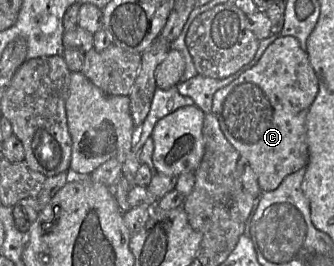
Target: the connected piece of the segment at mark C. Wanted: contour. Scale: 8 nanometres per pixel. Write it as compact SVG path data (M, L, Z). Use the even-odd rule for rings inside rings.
M279 36L256 65L215 92L211 113L217 118L221 131L239 152L240 157L249 162L257 176L261 192L276 189L288 175L307 166L309 149L306 121L318 91L318 78L310 64L307 51L301 48L295 37Z

